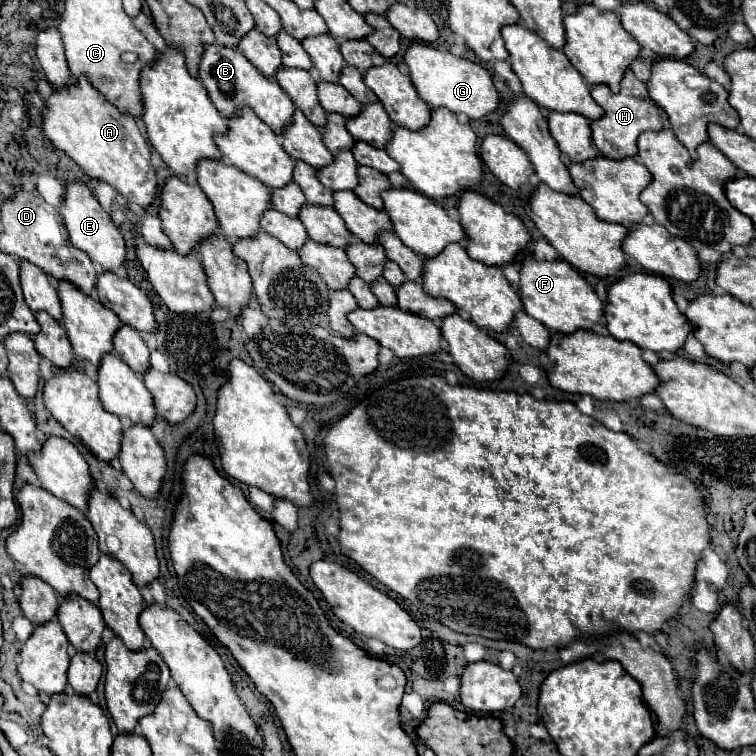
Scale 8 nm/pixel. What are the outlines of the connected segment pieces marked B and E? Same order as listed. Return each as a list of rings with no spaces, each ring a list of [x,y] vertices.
[[[203,44],[203,56],[199,64],[199,78],[203,86],[209,92],[209,98],[213,100],[215,108],[229,118],[237,106],[251,106],[255,114],[273,128],[273,132],[281,132],[285,124],[291,122],[295,104],[287,96],[287,92],[273,80],[261,74],[243,54],[237,50],[231,50],[221,44]]]
[[[67,180],[63,186],[65,186],[65,196],[63,196],[63,202],[59,204],[59,214],[65,220],[71,244],[83,250],[103,270],[119,268],[125,260],[125,240],[121,232],[115,228],[115,224],[111,222],[111,216],[103,210],[103,206],[91,194],[87,184],[77,180]]]

